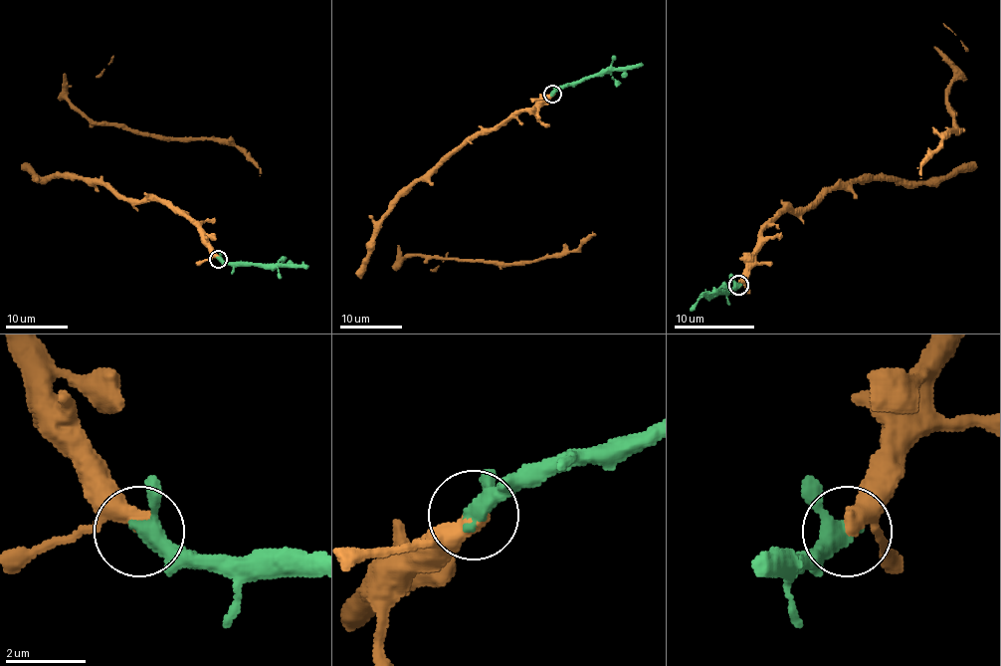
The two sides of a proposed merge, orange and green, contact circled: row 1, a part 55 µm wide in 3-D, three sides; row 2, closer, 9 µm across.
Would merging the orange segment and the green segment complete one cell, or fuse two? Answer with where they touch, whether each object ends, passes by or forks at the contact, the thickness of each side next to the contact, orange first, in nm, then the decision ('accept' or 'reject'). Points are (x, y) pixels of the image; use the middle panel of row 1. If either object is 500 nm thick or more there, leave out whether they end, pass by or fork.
place (552, 94); orange ends; green passes by; calibres 480 and 360 nm; accept

